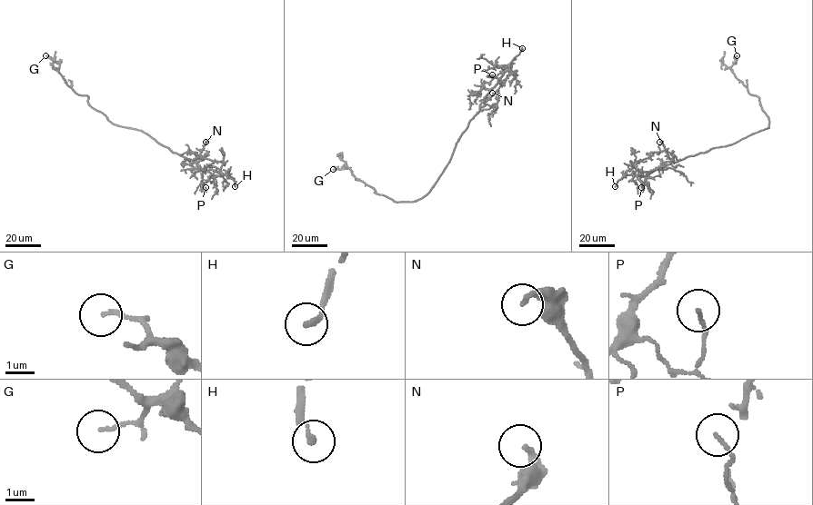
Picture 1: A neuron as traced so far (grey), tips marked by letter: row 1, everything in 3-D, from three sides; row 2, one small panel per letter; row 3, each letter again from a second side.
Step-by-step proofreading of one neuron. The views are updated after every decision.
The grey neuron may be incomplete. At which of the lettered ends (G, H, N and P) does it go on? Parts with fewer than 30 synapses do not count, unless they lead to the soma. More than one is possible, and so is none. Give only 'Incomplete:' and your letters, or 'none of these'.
Incomplete: H

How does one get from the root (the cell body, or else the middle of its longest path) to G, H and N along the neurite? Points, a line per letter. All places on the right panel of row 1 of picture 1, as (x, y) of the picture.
G: (727, 145), (768, 127), (768, 117), (762, 110), (758, 97), (748, 93), (731, 69), (737, 55)
H: (727, 145), (671, 162), (647, 174), (627, 174), (615, 186)
N: (727, 145), (674, 162), (659, 142)

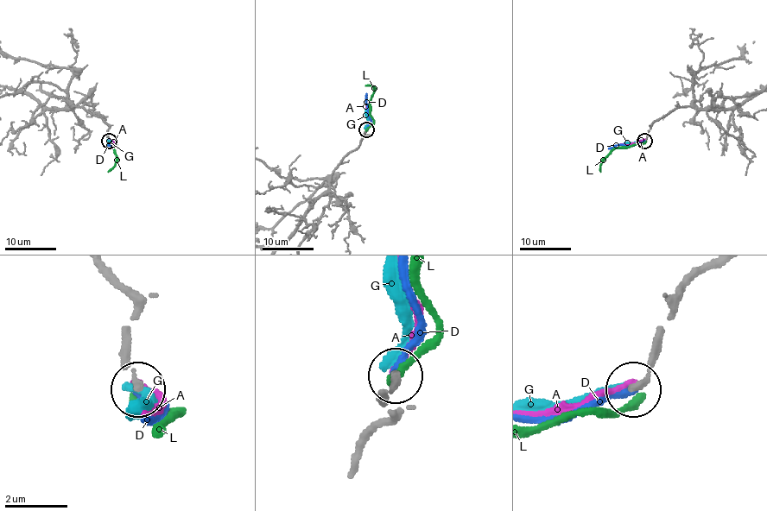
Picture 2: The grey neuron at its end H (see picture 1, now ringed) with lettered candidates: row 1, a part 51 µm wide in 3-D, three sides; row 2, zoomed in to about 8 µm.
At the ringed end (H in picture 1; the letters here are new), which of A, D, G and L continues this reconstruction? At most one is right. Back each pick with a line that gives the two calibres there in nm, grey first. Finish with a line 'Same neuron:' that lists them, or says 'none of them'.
D: calibres 200 and 240 nm
Same neuron: D

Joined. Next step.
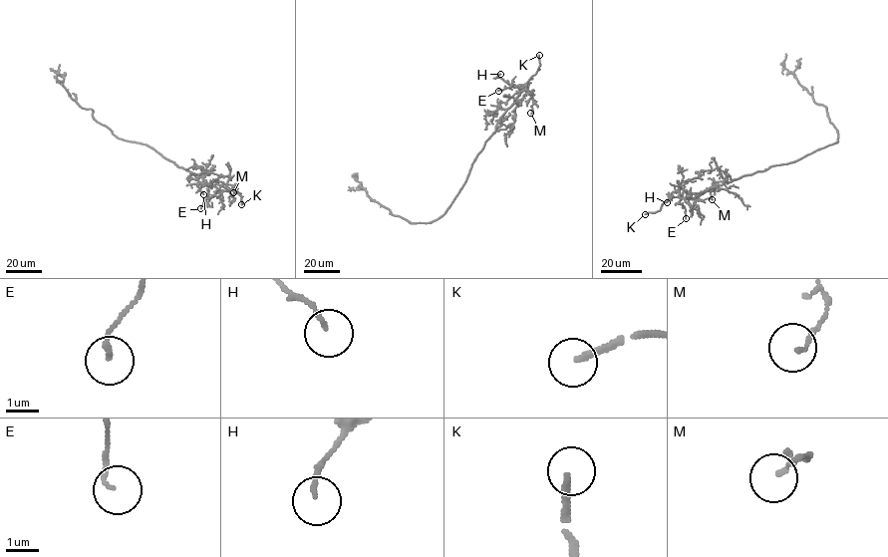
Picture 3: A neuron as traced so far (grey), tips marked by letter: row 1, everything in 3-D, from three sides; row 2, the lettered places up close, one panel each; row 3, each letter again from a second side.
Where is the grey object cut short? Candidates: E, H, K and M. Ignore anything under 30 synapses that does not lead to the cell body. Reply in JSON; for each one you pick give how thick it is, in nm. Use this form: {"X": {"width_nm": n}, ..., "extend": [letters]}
{"K": {"width_nm": 200}, "extend": ["K"]}

